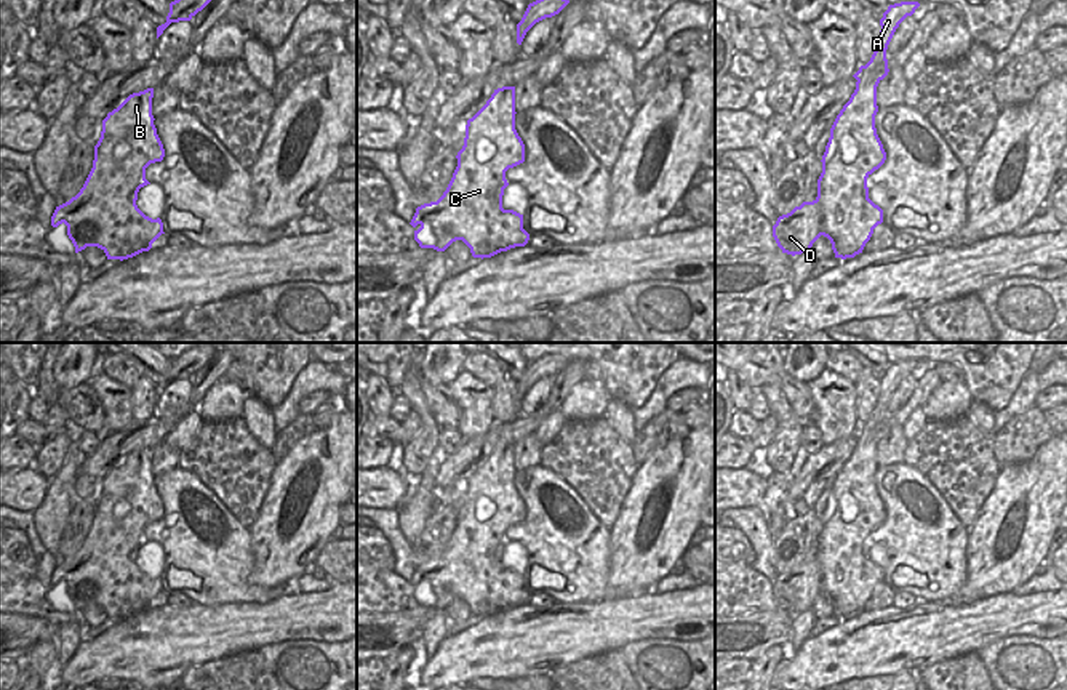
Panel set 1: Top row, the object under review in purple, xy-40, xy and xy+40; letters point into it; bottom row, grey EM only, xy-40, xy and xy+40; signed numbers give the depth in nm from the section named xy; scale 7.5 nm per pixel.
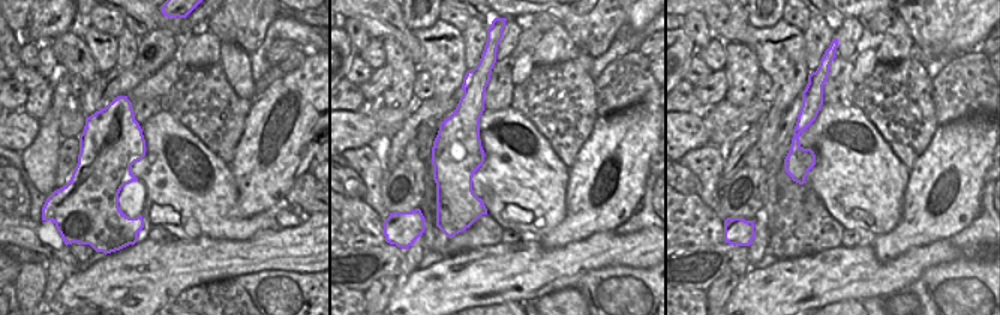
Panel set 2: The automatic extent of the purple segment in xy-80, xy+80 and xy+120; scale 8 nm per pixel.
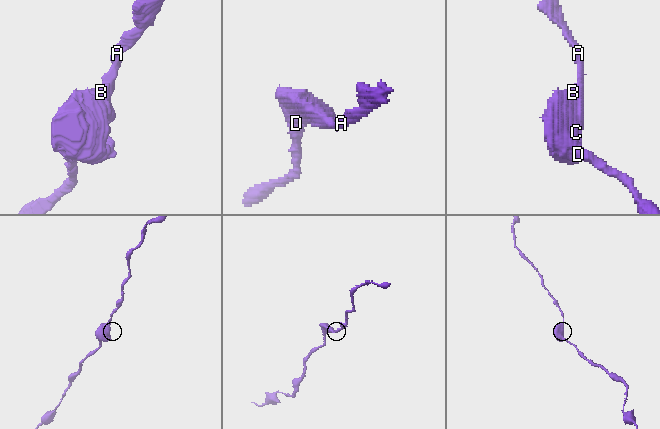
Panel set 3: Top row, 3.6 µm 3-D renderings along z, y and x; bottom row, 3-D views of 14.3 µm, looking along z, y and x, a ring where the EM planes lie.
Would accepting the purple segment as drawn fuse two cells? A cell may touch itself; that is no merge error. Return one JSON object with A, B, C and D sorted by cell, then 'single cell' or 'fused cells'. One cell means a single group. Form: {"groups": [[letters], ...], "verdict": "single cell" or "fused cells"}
{"groups": [["A", "B", "C", "D"]], "verdict": "single cell"}

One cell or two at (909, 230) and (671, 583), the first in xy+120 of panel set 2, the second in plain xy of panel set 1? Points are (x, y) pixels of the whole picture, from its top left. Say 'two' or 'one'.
two

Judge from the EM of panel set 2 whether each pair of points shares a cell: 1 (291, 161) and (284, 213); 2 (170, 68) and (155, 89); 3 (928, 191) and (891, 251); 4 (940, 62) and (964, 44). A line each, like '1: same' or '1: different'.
1: different
2: same
3: same
4: different

